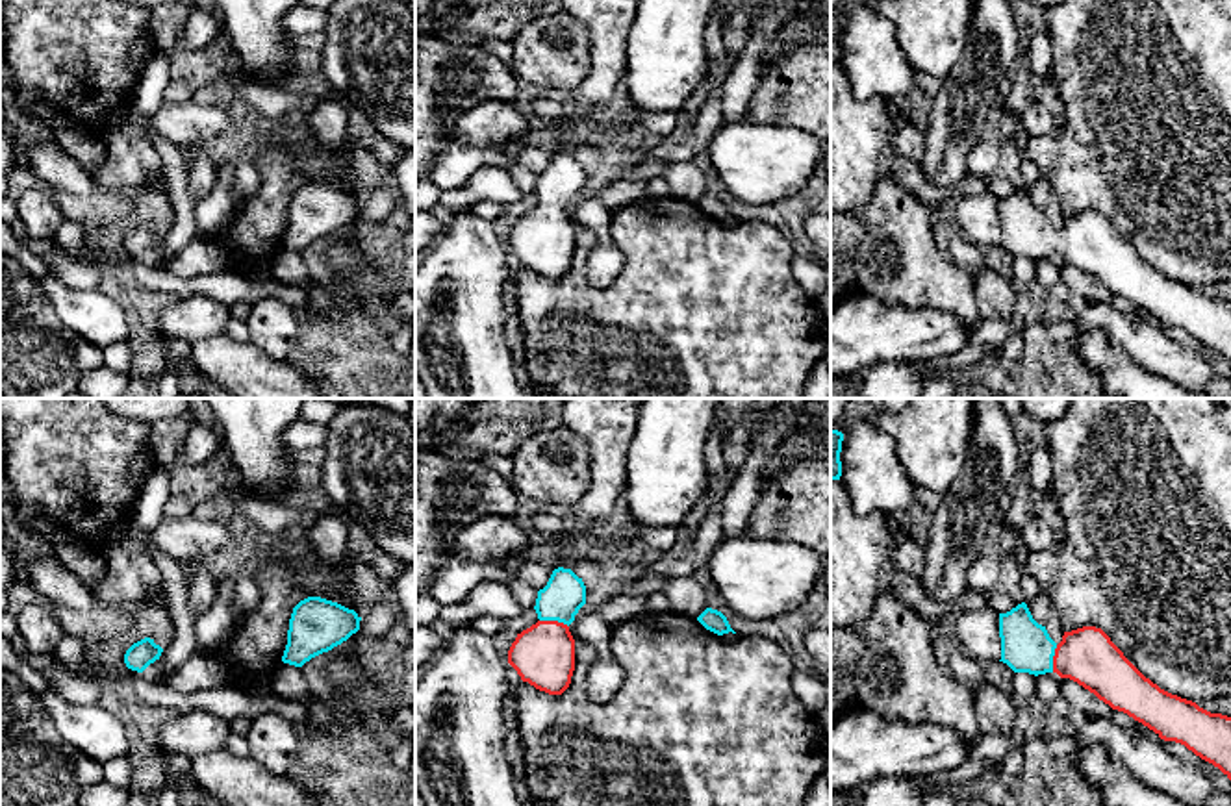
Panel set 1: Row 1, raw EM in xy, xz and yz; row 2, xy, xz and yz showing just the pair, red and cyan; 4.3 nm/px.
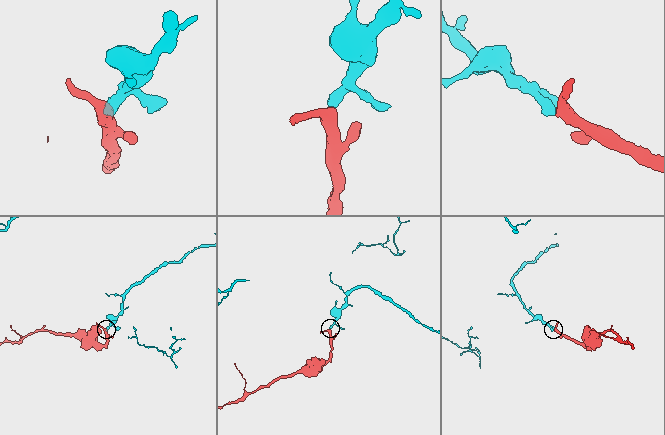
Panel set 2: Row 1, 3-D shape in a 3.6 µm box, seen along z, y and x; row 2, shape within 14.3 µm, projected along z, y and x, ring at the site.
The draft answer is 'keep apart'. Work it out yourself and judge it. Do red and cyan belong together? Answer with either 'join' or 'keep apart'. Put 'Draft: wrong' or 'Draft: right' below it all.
join
Draft: wrong

